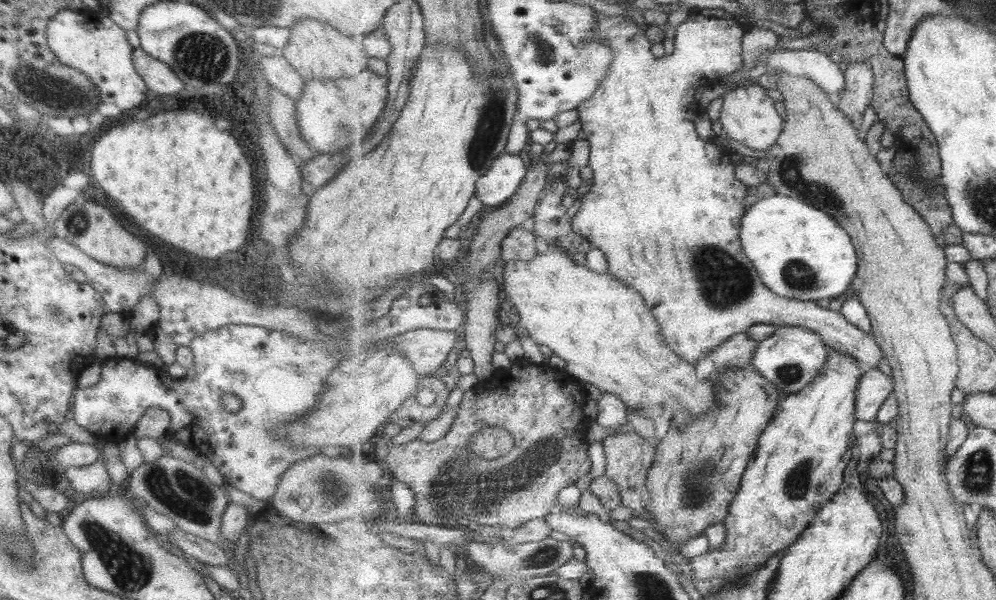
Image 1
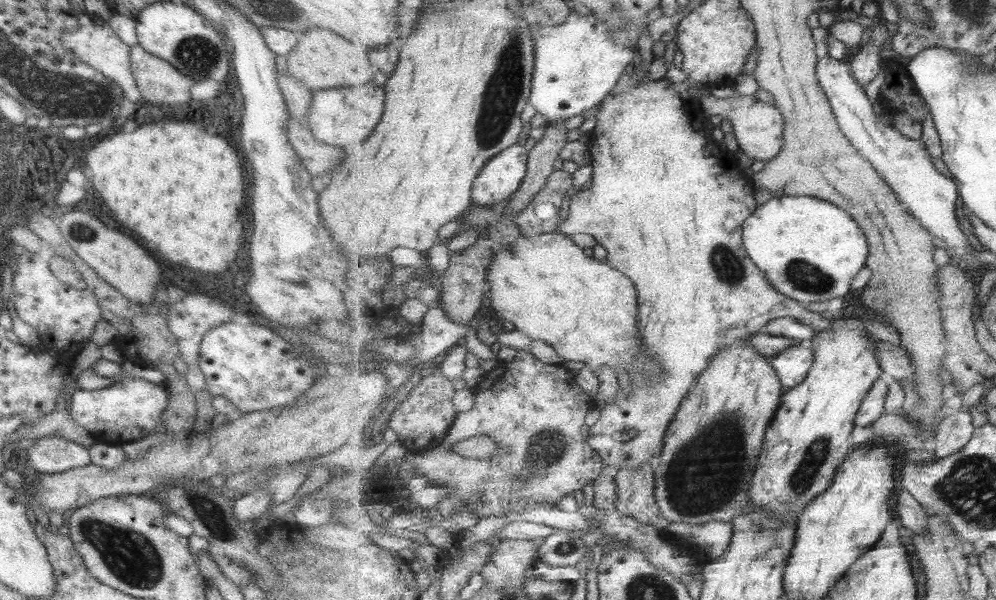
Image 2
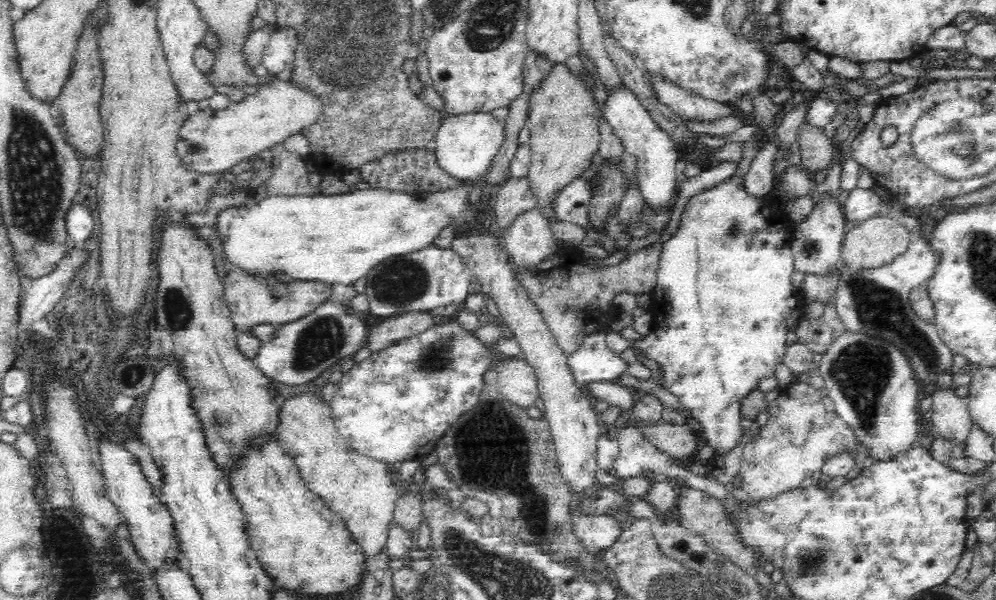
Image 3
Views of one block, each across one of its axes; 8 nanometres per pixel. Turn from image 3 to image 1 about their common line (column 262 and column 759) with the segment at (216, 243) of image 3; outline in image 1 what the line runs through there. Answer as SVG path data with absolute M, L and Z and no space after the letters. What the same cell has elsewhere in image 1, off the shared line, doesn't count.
M715 8L714 10L702 9L692 12L687 20L679 25L678 36L674 40L674 51L671 54L656 58L651 53L651 40L647 38L645 30L637 26L637 22L626 21L623 17L599 15L596 20L596 34L612 50L613 60L612 65L609 65L606 79L601 81L601 84L597 87L598 91L595 96L589 97L576 108L578 113L577 120L580 122L581 130L583 130L590 145L589 166L593 170L593 178L589 192L580 197L582 201L581 207L572 220L573 231L587 239L592 246L597 247L604 253L608 261L608 273L641 293L641 296L643 296L645 302L653 311L655 318L660 322L669 347L689 363L697 364L697 358L707 357L711 350L717 350L723 342L727 342L735 334L745 333L750 326L755 326L755 324L774 324L779 327L791 325L810 328L815 334L819 334L824 339L824 343L828 345L831 351L839 351L845 353L845 355L851 355L856 359L863 373L869 372L869 370L877 368L879 362L886 361L875 336L864 332L860 327L849 322L841 311L837 312L822 308L815 301L782 297L775 294L765 285L756 267L753 266L752 260L748 257L748 254L745 254L741 242L742 222L747 212L747 209L745 209L745 194L747 194L748 186L739 182L737 176L735 176L736 159L733 156L729 156L729 150L717 147L712 140L706 141L699 138L697 130L695 130L693 116L701 112L696 100L698 89L707 84L717 83L722 76L729 76L733 72L742 70L744 67L742 40L748 27L743 19L734 14L728 14L721 8Z

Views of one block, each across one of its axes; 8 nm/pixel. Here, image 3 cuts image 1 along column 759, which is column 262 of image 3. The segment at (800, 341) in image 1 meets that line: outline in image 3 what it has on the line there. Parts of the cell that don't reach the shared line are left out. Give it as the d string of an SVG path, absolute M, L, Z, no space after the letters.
M324 302L324 306L319 306L306 317L279 325L276 338L262 343L262 350L254 361L278 387L300 386L314 378L322 378L339 363L354 356L367 345L368 333L358 312L350 316L346 308L336 308L334 304Z

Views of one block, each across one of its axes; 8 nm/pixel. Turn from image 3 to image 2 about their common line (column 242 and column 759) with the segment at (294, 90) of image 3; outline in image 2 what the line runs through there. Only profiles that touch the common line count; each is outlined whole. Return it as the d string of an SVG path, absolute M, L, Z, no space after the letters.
M709 94L701 98L699 107L706 113L706 116L720 114L723 119L727 119L733 125L740 149L754 160L762 160L766 163L782 151L786 120L784 114L775 105L763 102L754 95L737 95L720 99Z

